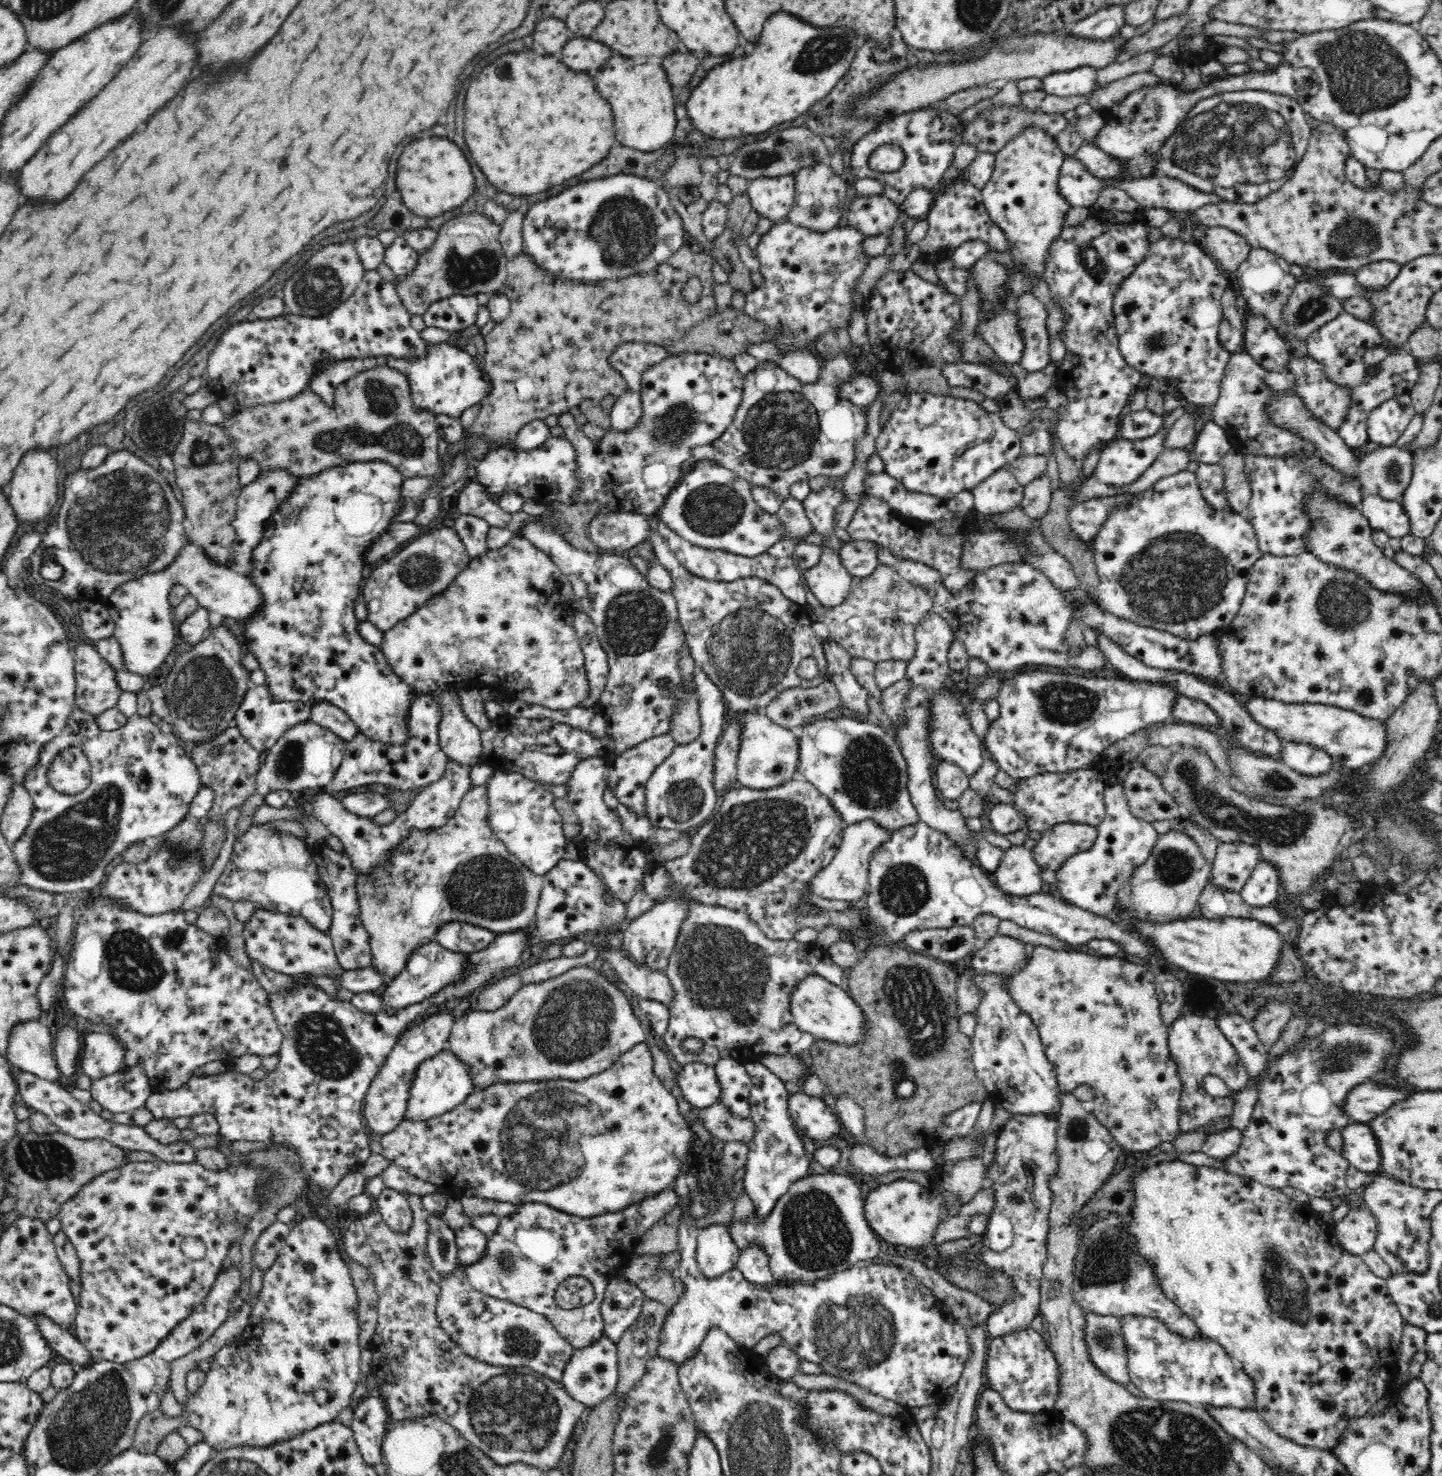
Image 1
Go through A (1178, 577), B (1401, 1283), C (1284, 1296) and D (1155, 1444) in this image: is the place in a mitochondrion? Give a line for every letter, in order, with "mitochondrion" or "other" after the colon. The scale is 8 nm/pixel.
A: mitochondrion
B: other
C: mitochondrion
D: mitochondrion

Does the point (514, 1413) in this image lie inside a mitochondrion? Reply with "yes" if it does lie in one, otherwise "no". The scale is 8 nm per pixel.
yes

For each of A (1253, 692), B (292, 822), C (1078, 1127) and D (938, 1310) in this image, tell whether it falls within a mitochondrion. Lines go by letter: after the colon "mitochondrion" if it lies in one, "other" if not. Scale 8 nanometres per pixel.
A: other
B: other
C: mitochondrion
D: other

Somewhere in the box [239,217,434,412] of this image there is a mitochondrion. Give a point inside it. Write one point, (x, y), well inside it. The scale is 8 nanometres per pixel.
(319, 285)

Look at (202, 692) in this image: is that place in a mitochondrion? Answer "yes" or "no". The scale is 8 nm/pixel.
yes

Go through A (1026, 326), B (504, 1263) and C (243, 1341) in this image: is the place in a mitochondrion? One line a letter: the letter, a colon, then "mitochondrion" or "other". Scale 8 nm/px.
A: other
B: mitochondrion
C: other

